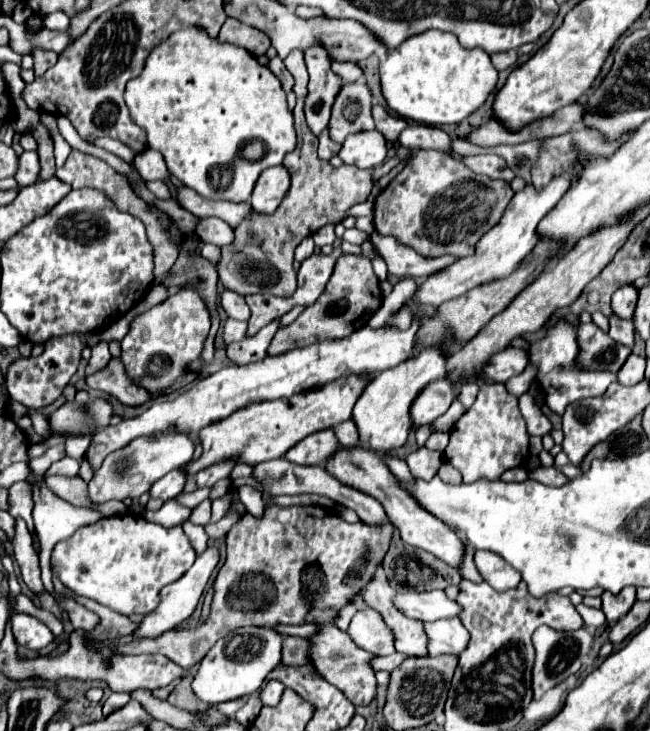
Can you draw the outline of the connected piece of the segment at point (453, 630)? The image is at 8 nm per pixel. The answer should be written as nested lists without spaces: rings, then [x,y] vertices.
[[[458,617],[424,623],[424,633],[428,637],[428,655],[458,655],[460,651],[464,651],[470,639],[466,627],[460,623]]]

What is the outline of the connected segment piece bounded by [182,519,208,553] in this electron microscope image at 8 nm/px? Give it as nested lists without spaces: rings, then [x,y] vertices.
[[[186,519],[182,523],[182,527],[184,527],[184,533],[192,539],[192,545],[196,547],[196,553],[200,553],[200,551],[204,551],[204,547],[208,547],[208,535],[206,535],[202,525],[194,525],[190,519]]]

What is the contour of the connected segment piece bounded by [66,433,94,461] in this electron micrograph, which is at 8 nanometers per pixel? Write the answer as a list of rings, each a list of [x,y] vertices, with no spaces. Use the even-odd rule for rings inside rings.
[[[90,433],[90,435],[82,435],[82,439],[80,439],[80,437],[70,437],[70,439],[66,441],[66,455],[68,455],[68,457],[74,457],[74,459],[80,461],[80,459],[84,457],[84,451],[88,449],[92,437],[94,437],[94,433]]]

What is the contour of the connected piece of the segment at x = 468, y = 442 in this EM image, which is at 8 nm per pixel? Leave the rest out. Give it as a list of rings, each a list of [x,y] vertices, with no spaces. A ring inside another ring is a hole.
[[[500,383],[488,387],[480,385],[474,405],[452,427],[450,445],[444,455],[446,461],[462,473],[464,483],[474,483],[478,479],[496,481],[504,471],[520,467],[528,455],[528,431],[518,409],[518,397],[510,395]]]

